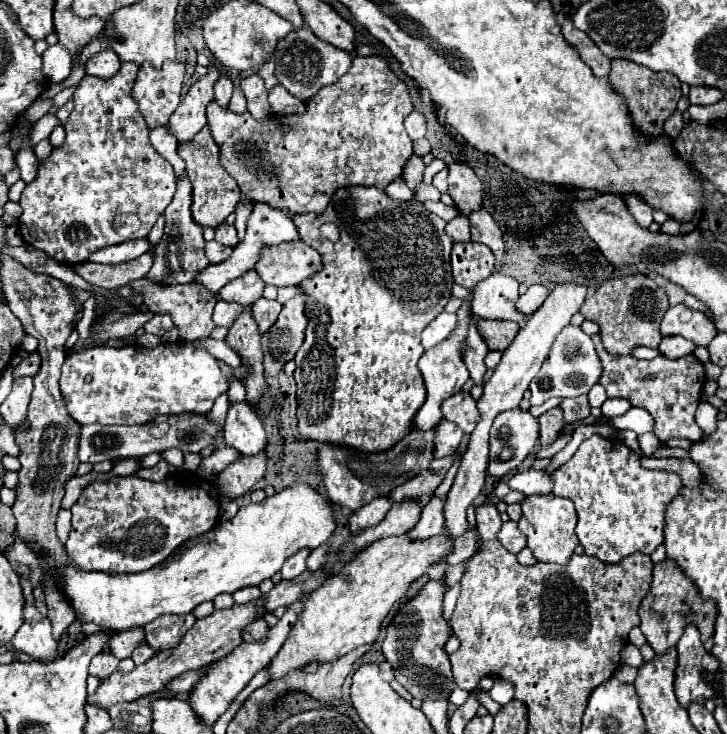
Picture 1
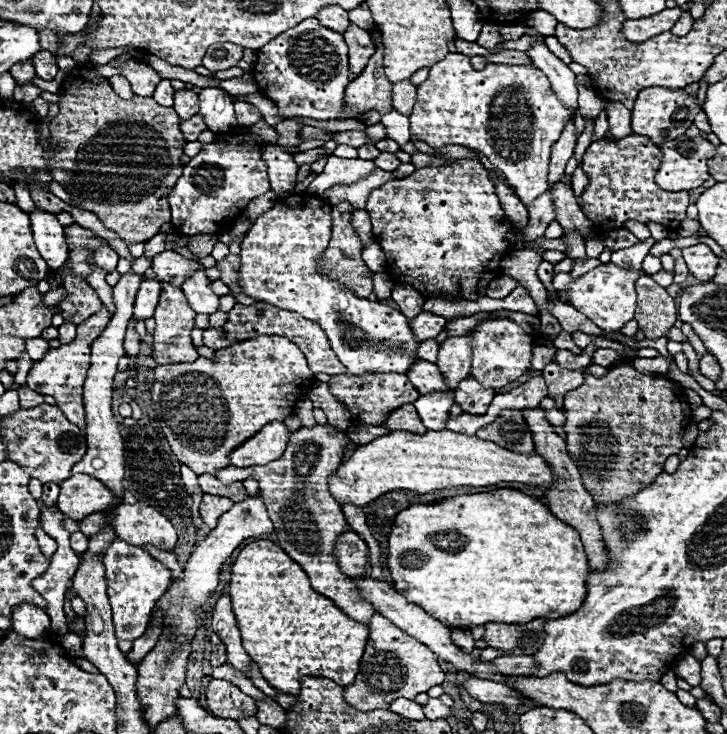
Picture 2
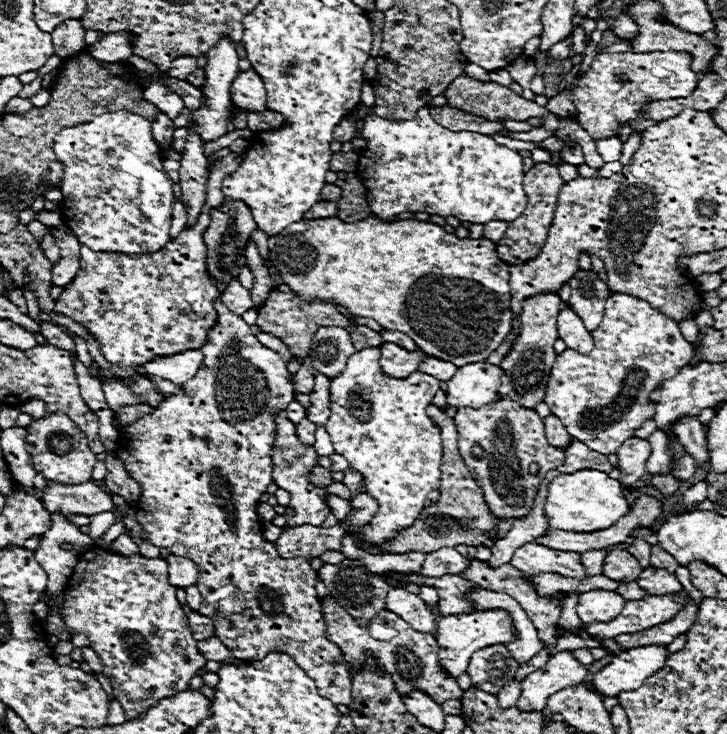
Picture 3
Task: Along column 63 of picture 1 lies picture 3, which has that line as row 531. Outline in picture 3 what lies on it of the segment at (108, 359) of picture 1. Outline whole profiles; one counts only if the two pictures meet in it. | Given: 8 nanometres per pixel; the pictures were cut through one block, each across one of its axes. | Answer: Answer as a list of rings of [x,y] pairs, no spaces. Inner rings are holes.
[[[364,348],[364,350],[358,350],[356,354],[352,354],[352,356],[348,358],[346,370],[344,370],[340,376],[330,378],[330,410],[332,410],[332,414],[330,414],[330,420],[326,422],[326,430],[328,430],[328,434],[330,434],[332,442],[334,442],[336,454],[342,454],[342,456],[350,462],[350,468],[362,474],[364,484],[366,484],[366,492],[368,492],[372,498],[378,500],[378,512],[376,512],[374,520],[368,524],[368,528],[366,528],[366,532],[364,532],[364,536],[366,536],[368,540],[372,540],[372,542],[382,542],[384,538],[394,536],[396,530],[408,528],[408,526],[418,518],[420,510],[424,508],[424,500],[426,500],[428,492],[432,492],[432,490],[436,490],[436,488],[440,486],[440,476],[442,476],[442,472],[440,472],[440,466],[442,466],[442,438],[440,438],[440,430],[438,430],[438,428],[432,424],[432,420],[426,416],[426,406],[432,402],[434,394],[440,390],[440,382],[438,382],[436,378],[428,376],[428,374],[422,374],[422,372],[412,372],[408,378],[402,378],[402,380],[400,380],[400,378],[392,378],[392,376],[388,376],[388,374],[382,372],[382,368],[380,368],[380,364],[378,364],[378,358],[380,358],[380,348]]]

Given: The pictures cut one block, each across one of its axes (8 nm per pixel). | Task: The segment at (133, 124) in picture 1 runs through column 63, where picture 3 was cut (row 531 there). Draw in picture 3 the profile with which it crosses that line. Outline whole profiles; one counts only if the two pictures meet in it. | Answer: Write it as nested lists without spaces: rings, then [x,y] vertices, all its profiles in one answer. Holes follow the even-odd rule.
[[[218,298],[216,300],[216,312],[218,312],[218,324],[212,328],[212,332],[208,334],[208,340],[206,344],[202,346],[202,354],[204,354],[204,362],[202,362],[202,368],[198,370],[198,374],[194,376],[194,380],[188,380],[186,384],[182,384],[182,392],[174,394],[172,398],[168,398],[162,408],[156,408],[152,414],[146,414],[142,416],[140,420],[136,420],[132,426],[124,428],[124,432],[120,434],[120,440],[118,440],[118,446],[116,446],[116,456],[120,456],[124,460],[124,466],[128,470],[128,474],[140,484],[142,488],[142,494],[136,502],[136,516],[138,516],[138,522],[142,524],[142,530],[144,530],[144,536],[158,548],[170,548],[172,554],[176,556],[182,556],[182,558],[188,558],[192,562],[198,564],[200,568],[200,576],[198,576],[198,590],[202,594],[202,606],[200,606],[200,614],[210,618],[216,626],[216,638],[220,638],[220,642],[240,660],[262,660],[262,656],[266,656],[268,652],[286,652],[290,654],[300,668],[306,670],[306,674],[318,684],[318,690],[322,696],[326,696],[328,700],[332,700],[336,706],[338,704],[350,704],[352,702],[352,676],[348,674],[348,666],[346,666],[346,660],[342,656],[342,650],[328,642],[324,638],[326,634],[326,622],[322,618],[322,612],[320,612],[320,602],[318,602],[318,594],[316,594],[316,570],[310,566],[310,560],[304,557],[296,558],[280,558],[274,544],[272,542],[266,542],[264,540],[264,532],[262,532],[262,522],[258,520],[258,514],[256,514],[256,506],[258,506],[258,498],[266,492],[268,484],[274,482],[272,480],[272,470],[274,470],[274,464],[272,464],[272,450],[274,450],[274,440],[276,440],[276,424],[274,424],[274,416],[282,410],[286,410],[286,406],[290,404],[290,400],[294,400],[294,378],[290,376],[288,368],[286,368],[286,362],[282,360],[282,356],[266,346],[262,346],[258,342],[258,338],[250,332],[250,326],[236,314],[232,314],[224,304],[222,300]]]

